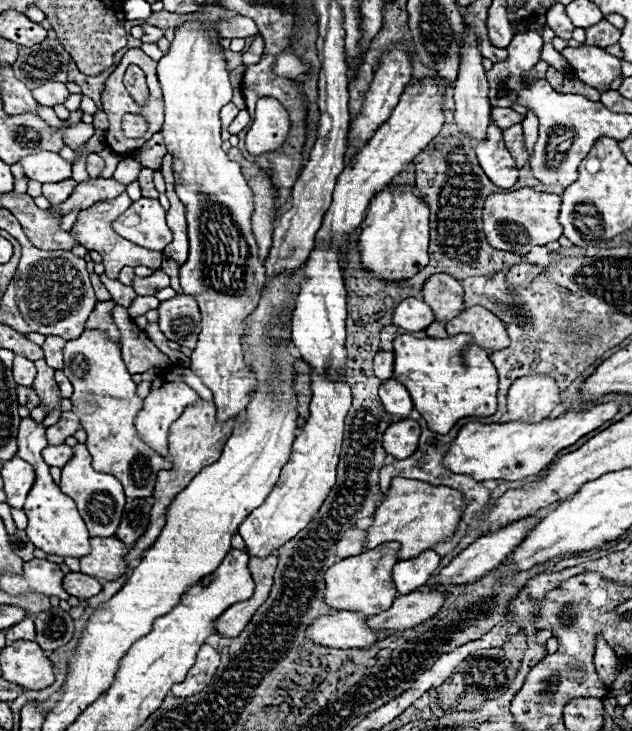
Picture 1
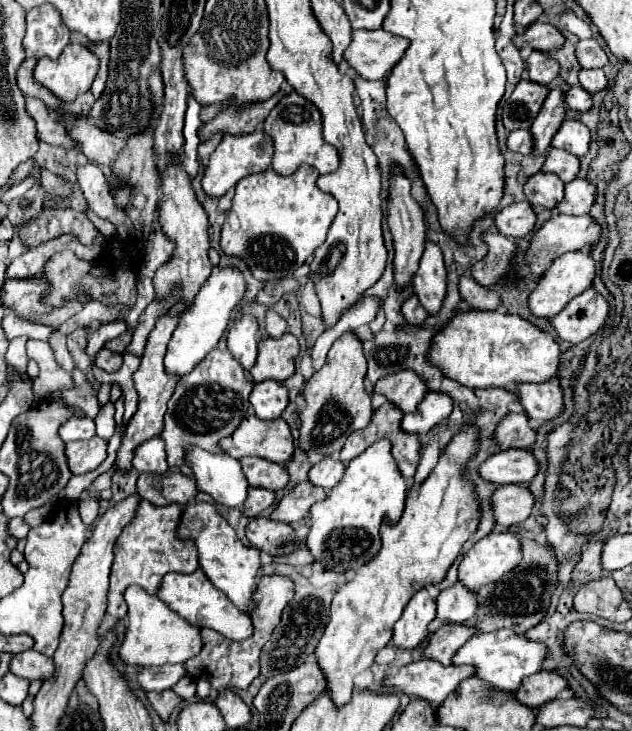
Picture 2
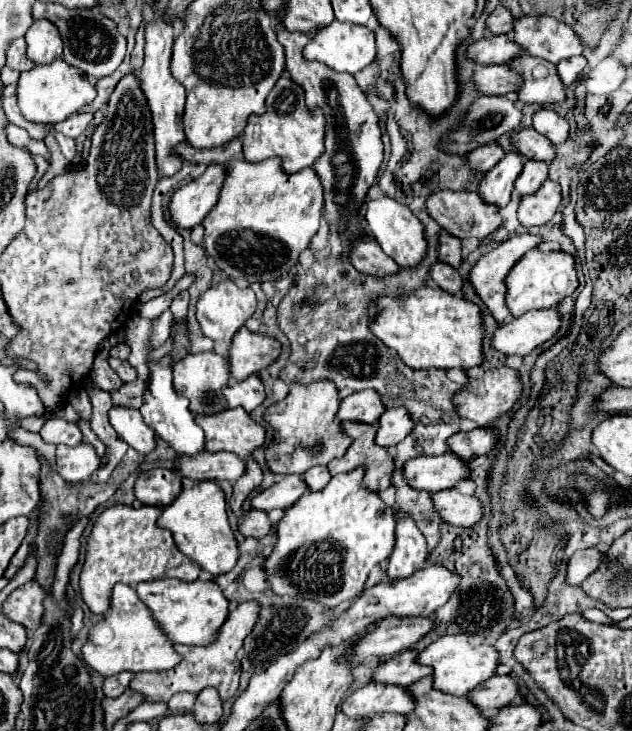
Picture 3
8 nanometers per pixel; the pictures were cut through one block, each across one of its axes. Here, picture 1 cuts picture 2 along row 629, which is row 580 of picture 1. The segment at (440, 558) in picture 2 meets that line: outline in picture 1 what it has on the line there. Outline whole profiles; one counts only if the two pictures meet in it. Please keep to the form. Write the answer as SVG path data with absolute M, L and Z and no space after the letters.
M386 542L372 550L366 550L358 556L344 558L336 562L326 572L326 604L336 610L362 610L362 614L372 616L388 606L392 606L394 600L394 582L392 582L392 568L398 564L398 542Z

